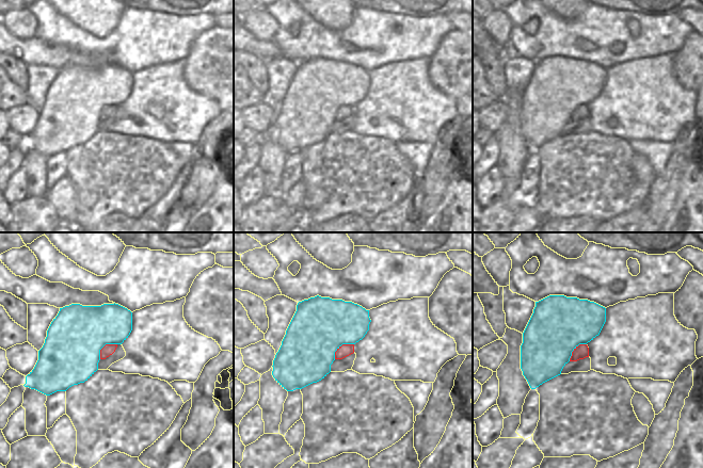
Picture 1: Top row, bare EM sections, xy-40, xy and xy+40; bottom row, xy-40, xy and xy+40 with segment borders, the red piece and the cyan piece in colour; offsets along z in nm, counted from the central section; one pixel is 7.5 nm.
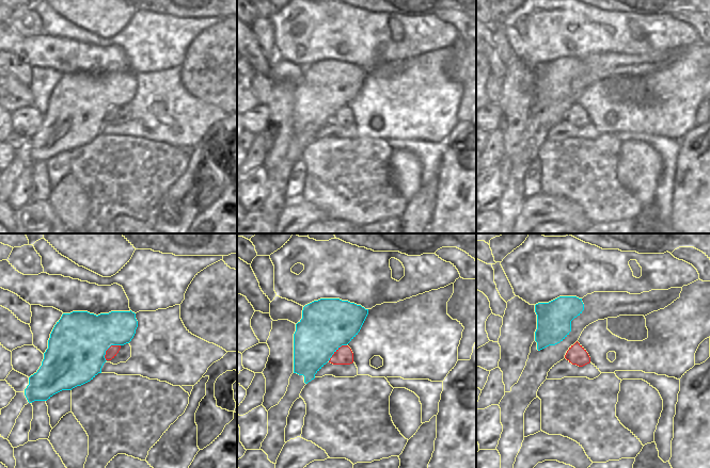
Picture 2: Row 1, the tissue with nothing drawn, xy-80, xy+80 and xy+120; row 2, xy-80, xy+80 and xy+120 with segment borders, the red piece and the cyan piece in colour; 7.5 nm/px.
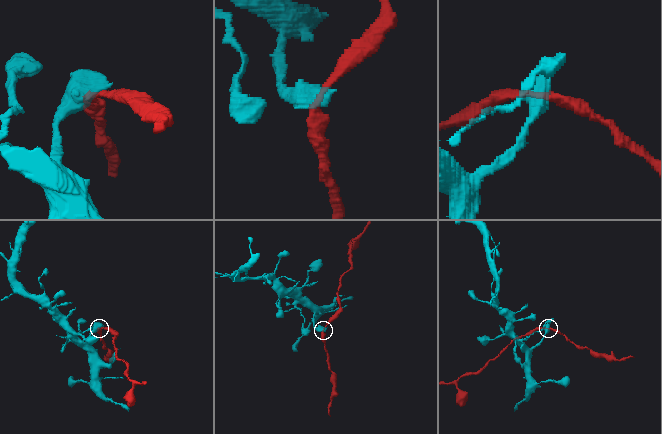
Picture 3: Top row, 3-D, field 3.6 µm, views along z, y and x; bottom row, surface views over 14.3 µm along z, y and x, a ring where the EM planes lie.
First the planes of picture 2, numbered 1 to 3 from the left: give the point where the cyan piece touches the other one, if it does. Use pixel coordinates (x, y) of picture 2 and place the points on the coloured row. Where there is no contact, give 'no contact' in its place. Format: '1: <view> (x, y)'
1: xy-80 (108, 349)
2: xy+80 (336, 351)
3: no contact

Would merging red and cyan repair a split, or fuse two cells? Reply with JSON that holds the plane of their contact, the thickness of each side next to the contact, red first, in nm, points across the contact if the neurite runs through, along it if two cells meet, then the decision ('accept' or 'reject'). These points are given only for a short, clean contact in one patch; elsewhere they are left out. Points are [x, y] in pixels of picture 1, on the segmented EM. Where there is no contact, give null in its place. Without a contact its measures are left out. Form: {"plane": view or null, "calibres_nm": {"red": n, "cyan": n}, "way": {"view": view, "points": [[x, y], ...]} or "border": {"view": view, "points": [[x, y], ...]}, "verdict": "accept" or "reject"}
{"plane": "xy", "calibres_nm": {"red": 90, "cyan": 420}, "border": {"view": "xy", "points": [[353, 343], [344, 343], [335, 352], [334, 358]]}, "verdict": "reject"}

